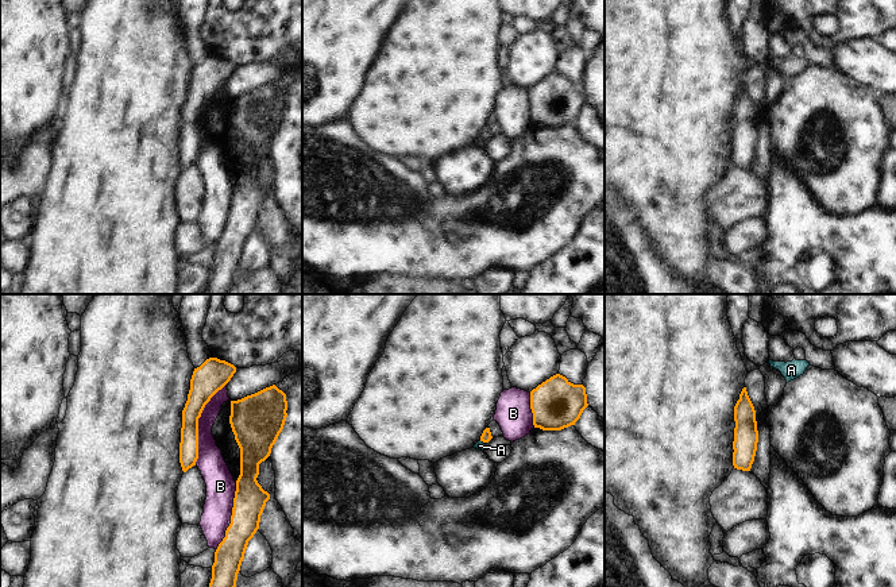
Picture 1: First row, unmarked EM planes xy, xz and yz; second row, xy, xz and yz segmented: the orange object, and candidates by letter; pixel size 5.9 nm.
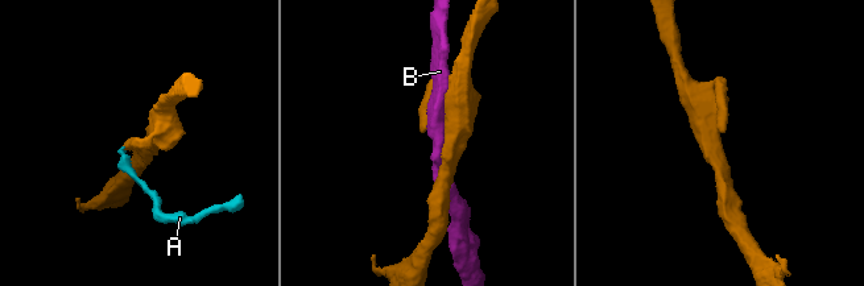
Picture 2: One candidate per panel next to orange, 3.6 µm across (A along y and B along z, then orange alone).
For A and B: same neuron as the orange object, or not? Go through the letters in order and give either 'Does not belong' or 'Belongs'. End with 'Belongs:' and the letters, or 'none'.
A: Does not belong
B: Does not belong
Belongs: none

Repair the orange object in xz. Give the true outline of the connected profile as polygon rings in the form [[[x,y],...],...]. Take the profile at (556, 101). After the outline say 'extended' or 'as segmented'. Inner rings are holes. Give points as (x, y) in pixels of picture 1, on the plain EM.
[[[556,72],[530,89],[533,123],[542,128],[561,128],[580,116],[588,104],[586,85]]]; as segmented

